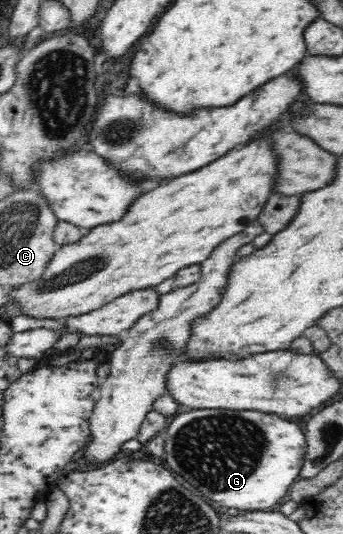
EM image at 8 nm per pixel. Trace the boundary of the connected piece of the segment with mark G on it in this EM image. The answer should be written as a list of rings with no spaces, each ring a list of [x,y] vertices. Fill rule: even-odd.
[[[192,410],[177,414],[162,434],[166,451],[163,460],[167,467],[179,473],[207,499],[223,507],[243,509],[243,512],[263,511],[279,504],[300,475],[308,446],[305,432],[297,423],[251,410]]]

